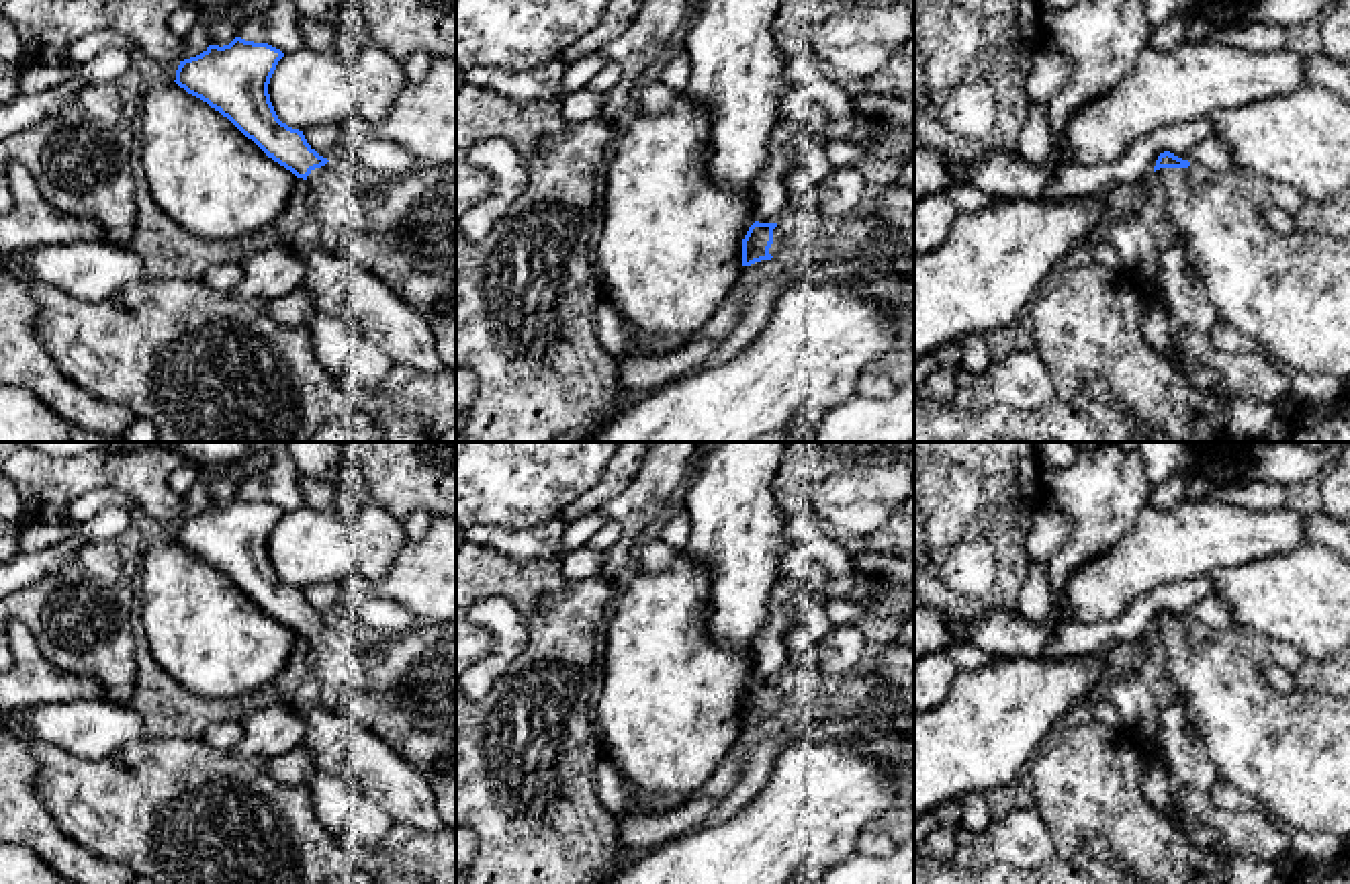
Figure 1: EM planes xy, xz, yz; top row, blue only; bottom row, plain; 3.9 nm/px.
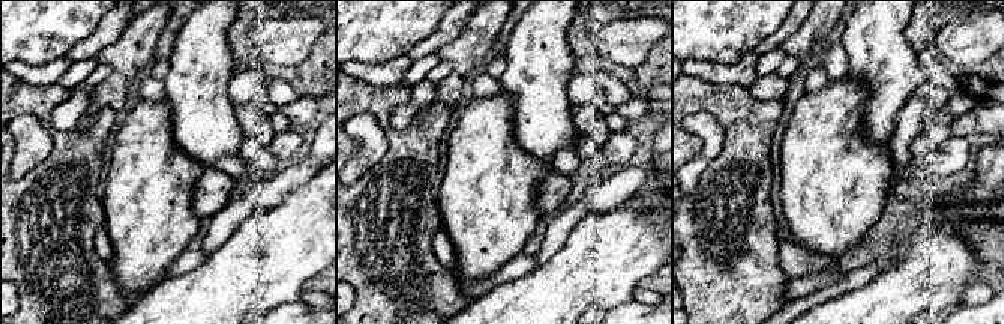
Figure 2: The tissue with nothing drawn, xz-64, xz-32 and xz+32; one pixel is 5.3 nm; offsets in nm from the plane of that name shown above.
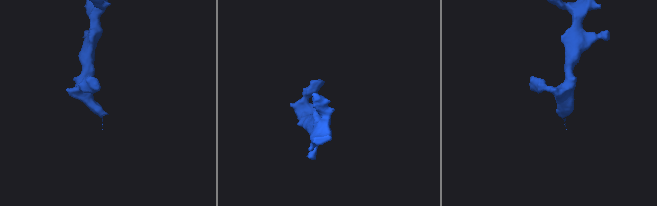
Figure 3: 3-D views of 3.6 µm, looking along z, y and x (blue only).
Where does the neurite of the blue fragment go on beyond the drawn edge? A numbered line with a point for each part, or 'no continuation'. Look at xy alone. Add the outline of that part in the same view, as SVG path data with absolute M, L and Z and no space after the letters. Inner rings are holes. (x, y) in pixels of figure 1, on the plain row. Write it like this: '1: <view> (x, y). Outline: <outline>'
1: xy (403, 688). Outline: M335 620L311 628L311 671L321 681L327 708L378 735L409 765L421 771L446 827L456 831L456 620L419 624L401 636L362 636Z

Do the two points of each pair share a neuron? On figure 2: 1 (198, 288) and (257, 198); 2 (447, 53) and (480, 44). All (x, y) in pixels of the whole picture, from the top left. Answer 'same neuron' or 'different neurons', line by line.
1: different neurons
2: same neuron

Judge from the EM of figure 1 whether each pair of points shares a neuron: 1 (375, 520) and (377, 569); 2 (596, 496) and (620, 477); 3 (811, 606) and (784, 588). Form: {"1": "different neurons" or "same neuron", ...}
{"1": "same neuron", "2": "same neuron", "3": "different neurons"}

